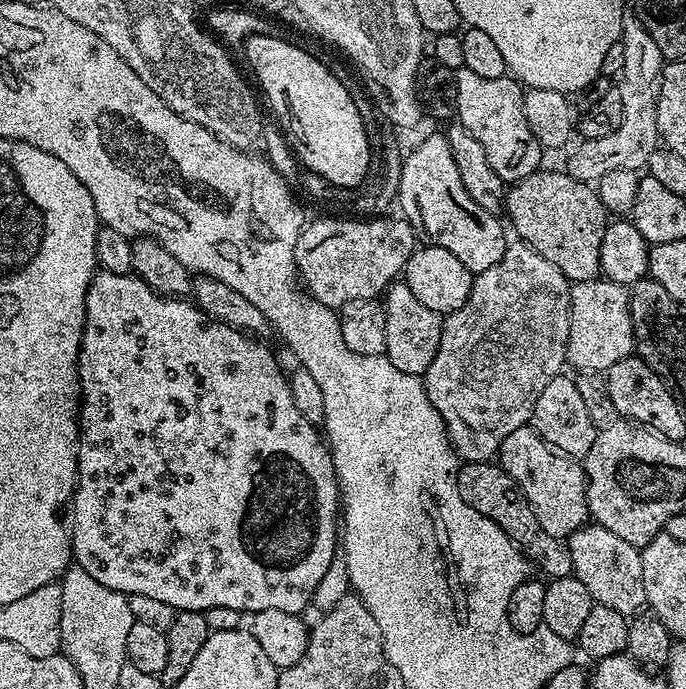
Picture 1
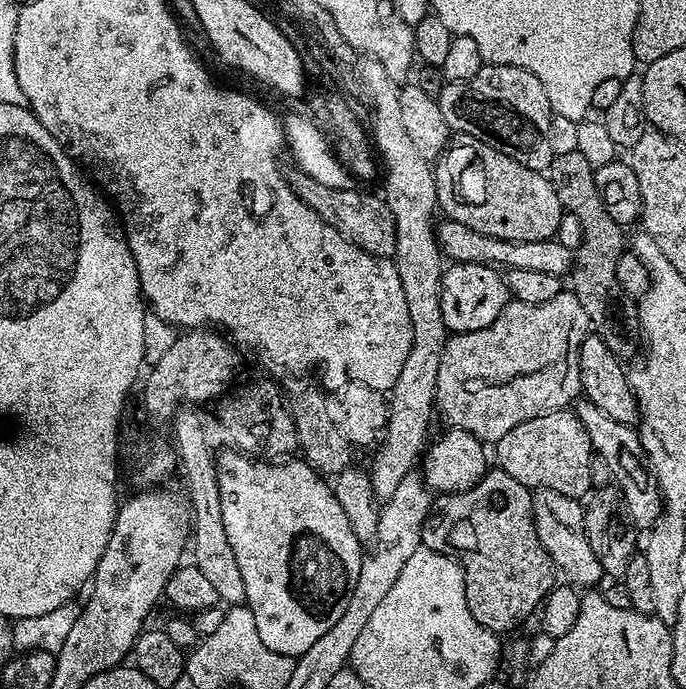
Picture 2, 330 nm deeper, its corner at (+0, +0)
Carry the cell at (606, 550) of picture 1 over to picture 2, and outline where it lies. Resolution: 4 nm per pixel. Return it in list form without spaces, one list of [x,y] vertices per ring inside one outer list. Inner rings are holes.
[[[537,488],[532,492],[532,517],[538,542],[542,542],[546,554],[550,554],[553,565],[559,571],[560,568],[564,571],[563,579],[567,583],[588,590],[596,586],[596,583],[599,585],[606,573],[602,562],[594,558],[594,550],[590,550],[590,542],[584,529],[584,509],[585,505],[580,500],[566,498],[555,490]]]

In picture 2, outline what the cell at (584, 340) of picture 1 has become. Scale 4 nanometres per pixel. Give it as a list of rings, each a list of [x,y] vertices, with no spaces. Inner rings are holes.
[[[561,290],[558,294],[554,294],[554,298],[550,298],[550,302],[538,302],[537,304],[509,299],[502,314],[498,314],[498,318],[494,318],[494,322],[490,322],[490,326],[473,332],[457,332],[449,335],[446,346],[442,350],[442,362],[438,362],[435,411],[438,413],[439,419],[441,416],[446,422],[445,425],[466,430],[477,436],[479,440],[495,442],[502,438],[502,434],[506,434],[506,430],[514,430],[514,426],[518,426],[518,422],[526,422],[530,418],[541,416],[547,412],[559,412],[567,409],[581,395],[580,347],[589,334],[590,325],[586,310],[582,310],[582,302],[578,302],[578,298],[571,290]]]

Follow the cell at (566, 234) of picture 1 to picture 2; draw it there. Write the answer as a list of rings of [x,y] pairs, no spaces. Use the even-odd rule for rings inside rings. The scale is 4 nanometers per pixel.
[[[465,132],[455,133],[449,139],[448,147],[435,161],[434,171],[439,211],[478,234],[514,242],[550,240],[555,237],[560,217],[566,211],[545,173],[514,162],[502,150]]]

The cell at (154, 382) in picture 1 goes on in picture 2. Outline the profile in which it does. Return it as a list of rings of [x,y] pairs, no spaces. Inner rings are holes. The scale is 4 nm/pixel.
[[[235,450],[219,453],[216,464],[216,482],[220,491],[220,502],[222,504],[222,518],[224,519],[224,529],[226,538],[230,538],[230,547],[234,549],[234,558],[238,558],[238,566],[242,569],[242,582],[246,582],[246,603],[248,609],[254,614],[254,626],[258,626],[258,638],[270,650],[289,658],[301,656],[338,618],[342,618],[342,613],[350,603],[350,594],[354,594],[354,586],[358,582],[358,570],[362,566],[364,557],[362,555],[362,541],[350,530],[350,518],[346,518],[346,510],[338,506],[338,498],[335,491],[326,485],[325,477],[319,472],[315,472],[302,458],[288,458],[283,462],[269,462],[263,458],[253,459],[245,456],[244,453]]]

